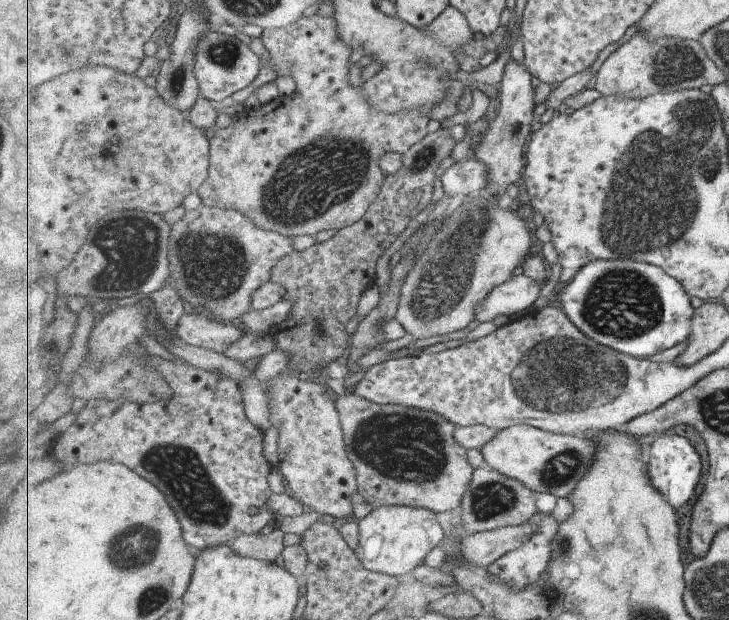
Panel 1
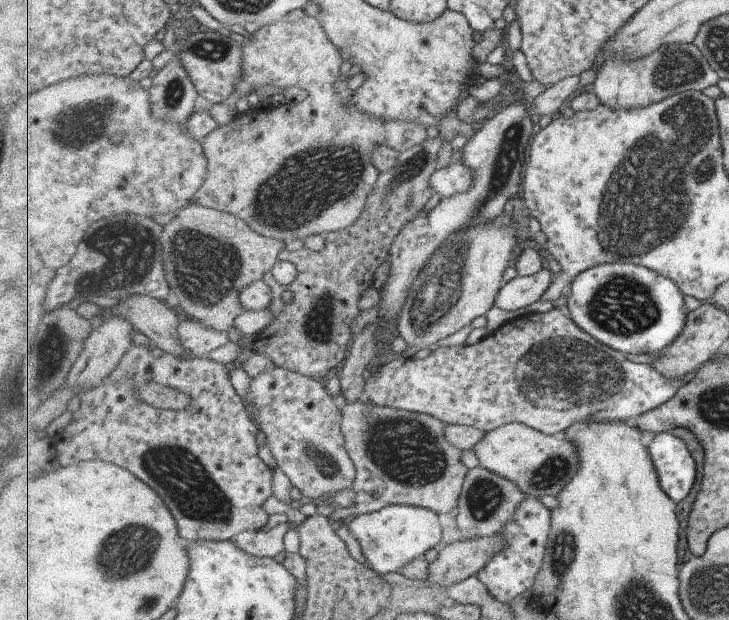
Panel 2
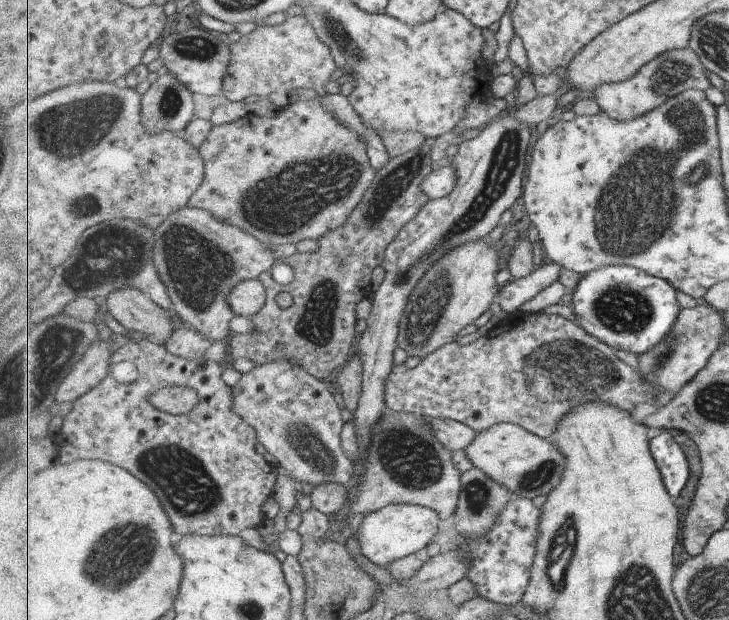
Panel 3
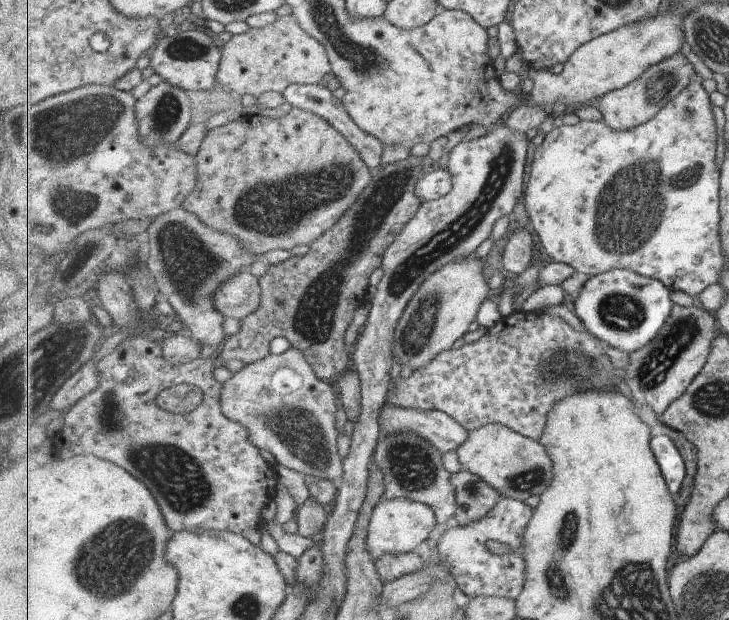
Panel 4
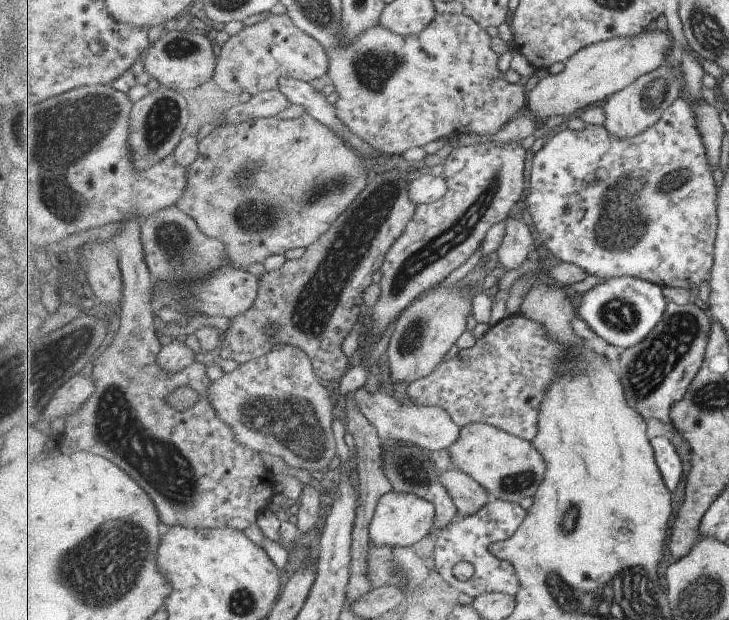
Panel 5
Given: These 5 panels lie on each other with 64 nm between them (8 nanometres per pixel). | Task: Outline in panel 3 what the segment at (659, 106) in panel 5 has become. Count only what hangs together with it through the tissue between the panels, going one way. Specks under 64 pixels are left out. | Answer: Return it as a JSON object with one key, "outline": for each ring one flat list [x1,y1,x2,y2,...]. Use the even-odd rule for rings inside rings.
{"outline":[[691,47,683,50,672,50,657,60,649,62,643,70,637,72,631,80,625,80,621,84,601,84,597,88,595,97,601,110,609,114,613,120,633,120,639,116,645,116,647,112,653,112,655,108,663,106,667,99,679,96,682,92,691,88,707,90,711,86,711,78,707,74,708,68,703,66,699,56]]}

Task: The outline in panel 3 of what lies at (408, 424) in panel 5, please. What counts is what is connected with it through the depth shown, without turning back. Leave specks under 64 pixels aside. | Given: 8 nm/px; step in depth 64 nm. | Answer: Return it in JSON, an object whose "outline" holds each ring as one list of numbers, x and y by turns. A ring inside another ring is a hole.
{"outline":[[425,416,427,426,435,432,433,436,439,438,439,442,453,451,465,451,469,444,473,444,473,440,477,438,478,432,470,426,453,420,451,418,433,418,433,416]]}

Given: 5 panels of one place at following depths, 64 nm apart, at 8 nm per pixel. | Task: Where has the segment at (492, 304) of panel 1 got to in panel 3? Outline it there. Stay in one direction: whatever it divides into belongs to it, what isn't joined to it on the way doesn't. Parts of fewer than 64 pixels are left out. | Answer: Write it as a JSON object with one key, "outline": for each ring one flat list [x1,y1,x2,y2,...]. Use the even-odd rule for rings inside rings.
{"outline":[[551,262,542,265,529,276,507,282,498,292,499,307,508,315,519,312,519,308,533,300,539,292,543,292,554,282,559,282,559,272,565,270,561,264]]}

